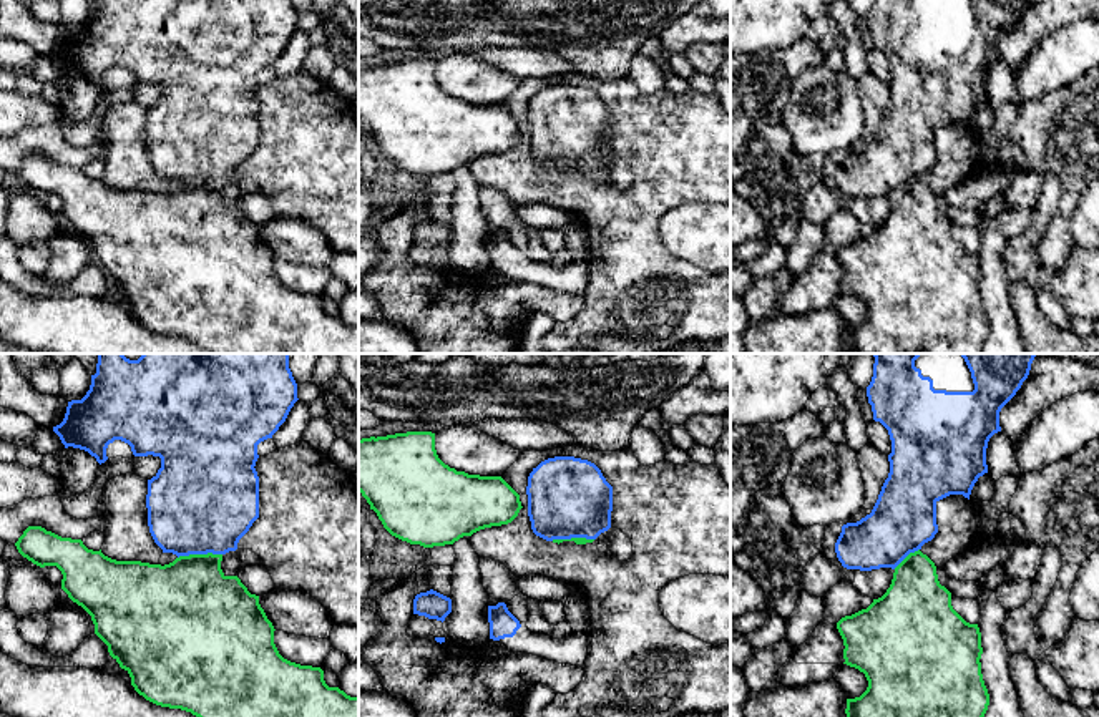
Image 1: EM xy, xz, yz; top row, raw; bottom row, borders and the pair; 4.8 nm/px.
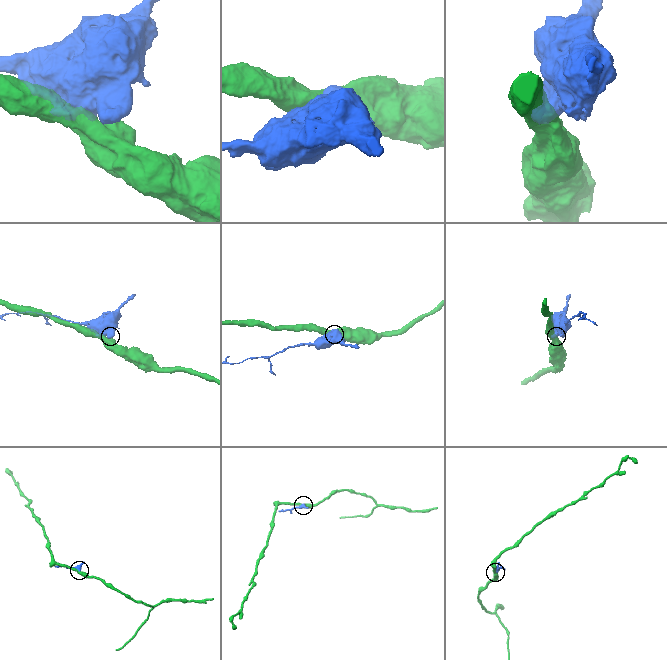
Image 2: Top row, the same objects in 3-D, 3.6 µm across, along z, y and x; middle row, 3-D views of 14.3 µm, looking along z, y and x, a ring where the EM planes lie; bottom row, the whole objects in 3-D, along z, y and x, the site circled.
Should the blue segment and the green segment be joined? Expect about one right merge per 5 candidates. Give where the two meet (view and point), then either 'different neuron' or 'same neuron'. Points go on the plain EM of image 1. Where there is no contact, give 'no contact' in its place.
xy (200, 181) | different neuron

